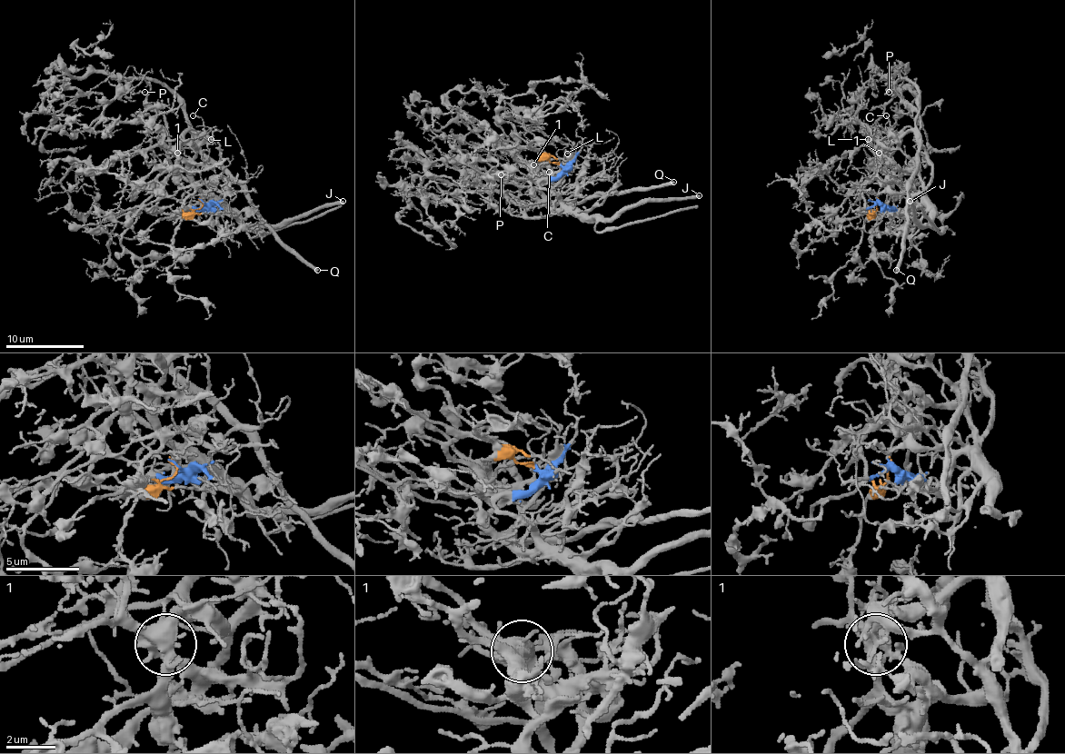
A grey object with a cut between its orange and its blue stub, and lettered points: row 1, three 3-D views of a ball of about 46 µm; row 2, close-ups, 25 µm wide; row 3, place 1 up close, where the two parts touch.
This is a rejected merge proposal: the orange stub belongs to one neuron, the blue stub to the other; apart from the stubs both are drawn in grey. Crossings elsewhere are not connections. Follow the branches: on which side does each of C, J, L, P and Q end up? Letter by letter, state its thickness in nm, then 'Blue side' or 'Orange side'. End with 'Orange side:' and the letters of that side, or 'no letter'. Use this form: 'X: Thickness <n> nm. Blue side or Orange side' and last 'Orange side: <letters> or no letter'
C: Thickness 120 nm. Blue side
J: Thickness 360 nm. Blue side
L: Thickness 90 nm. Blue side
P: Thickness 130 nm. Orange side
Q: Thickness 400 nm. Orange side
Orange side: P, Q

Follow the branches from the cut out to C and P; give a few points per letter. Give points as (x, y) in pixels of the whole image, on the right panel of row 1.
C: (877, 202), (884, 207), (904, 212), (922, 192), (920, 170), (900, 149), (887, 115)
P: (877, 202), (870, 213), (863, 186), (879, 149), (912, 127), (918, 107), (908, 80), (889, 92)

